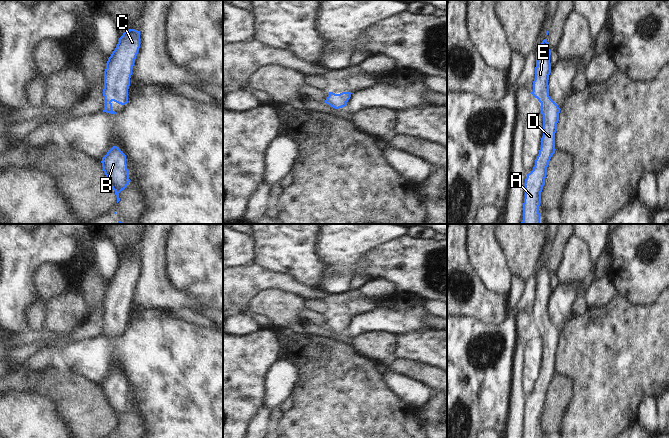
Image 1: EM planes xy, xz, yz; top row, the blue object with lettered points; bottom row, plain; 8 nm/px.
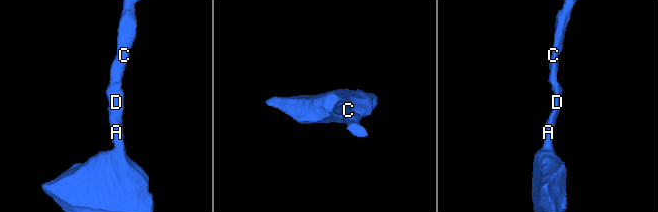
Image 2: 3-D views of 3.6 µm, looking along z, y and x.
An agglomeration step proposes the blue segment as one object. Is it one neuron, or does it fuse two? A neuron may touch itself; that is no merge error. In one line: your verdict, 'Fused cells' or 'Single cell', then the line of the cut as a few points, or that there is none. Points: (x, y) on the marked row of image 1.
Single cell. No split

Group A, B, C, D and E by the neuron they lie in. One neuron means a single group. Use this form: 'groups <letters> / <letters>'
groups A B C D E

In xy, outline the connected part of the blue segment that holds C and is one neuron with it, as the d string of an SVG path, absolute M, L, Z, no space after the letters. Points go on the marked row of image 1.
M129 29L119 38L119 42L108 58L104 71L103 112L117 114L112 109L112 101L128 103L128 89L136 56L140 48L140 31Z

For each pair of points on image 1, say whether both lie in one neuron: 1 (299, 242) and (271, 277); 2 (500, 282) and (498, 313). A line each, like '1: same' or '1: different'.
1: different
2: different

